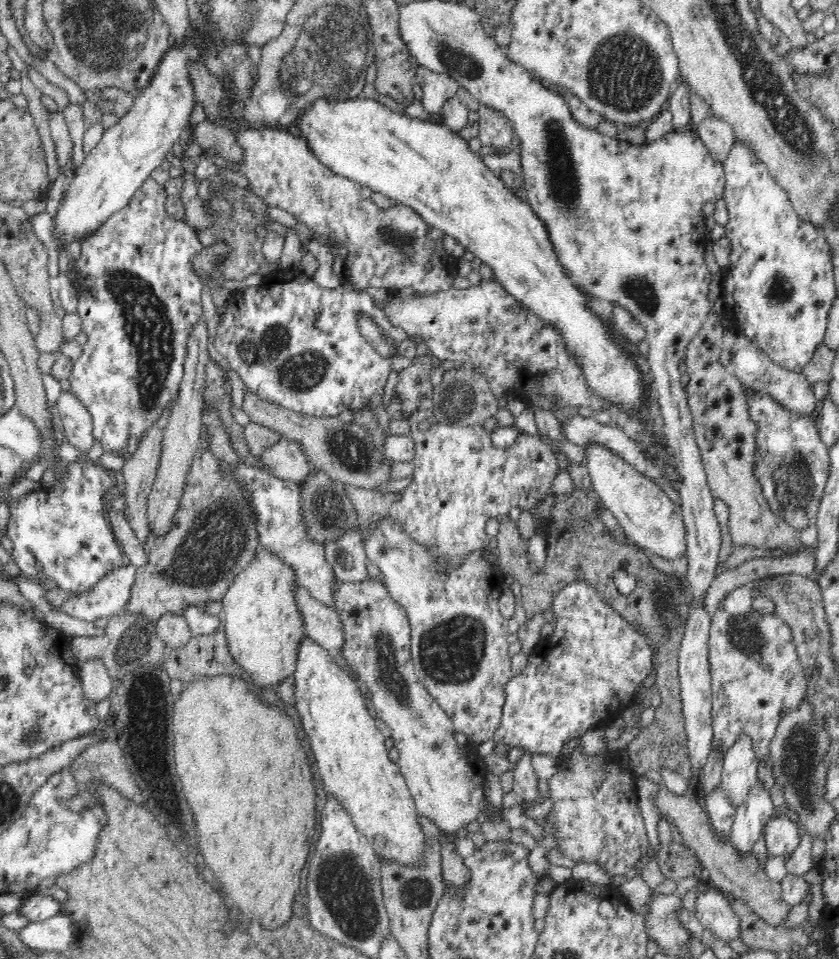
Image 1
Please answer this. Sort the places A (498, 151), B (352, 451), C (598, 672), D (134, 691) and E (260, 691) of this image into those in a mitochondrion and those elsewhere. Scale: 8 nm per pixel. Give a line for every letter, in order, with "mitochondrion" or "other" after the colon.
A: other
B: mitochondrion
C: mitochondrion
D: mitochondrion
E: other

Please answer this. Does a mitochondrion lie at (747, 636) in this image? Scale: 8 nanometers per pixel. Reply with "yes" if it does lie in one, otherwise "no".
yes

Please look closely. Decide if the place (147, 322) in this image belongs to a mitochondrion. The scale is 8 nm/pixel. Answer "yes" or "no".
yes

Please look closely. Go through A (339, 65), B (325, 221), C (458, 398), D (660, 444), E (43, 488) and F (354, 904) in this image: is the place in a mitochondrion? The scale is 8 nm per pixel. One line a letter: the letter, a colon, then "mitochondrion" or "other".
A: mitochondrion
B: other
C: mitochondrion
D: other
E: other
F: mitochondrion

